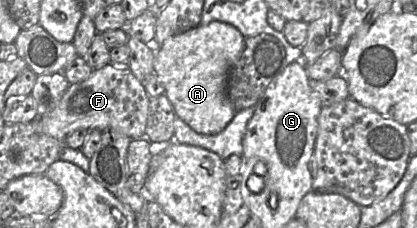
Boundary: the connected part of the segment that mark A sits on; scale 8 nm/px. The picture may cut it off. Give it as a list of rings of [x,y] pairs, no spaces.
[[[212,21],[165,40],[155,49],[154,74],[164,86],[176,116],[195,132],[216,135],[232,121],[236,111],[227,96],[228,76],[240,58],[245,37],[234,26]]]

